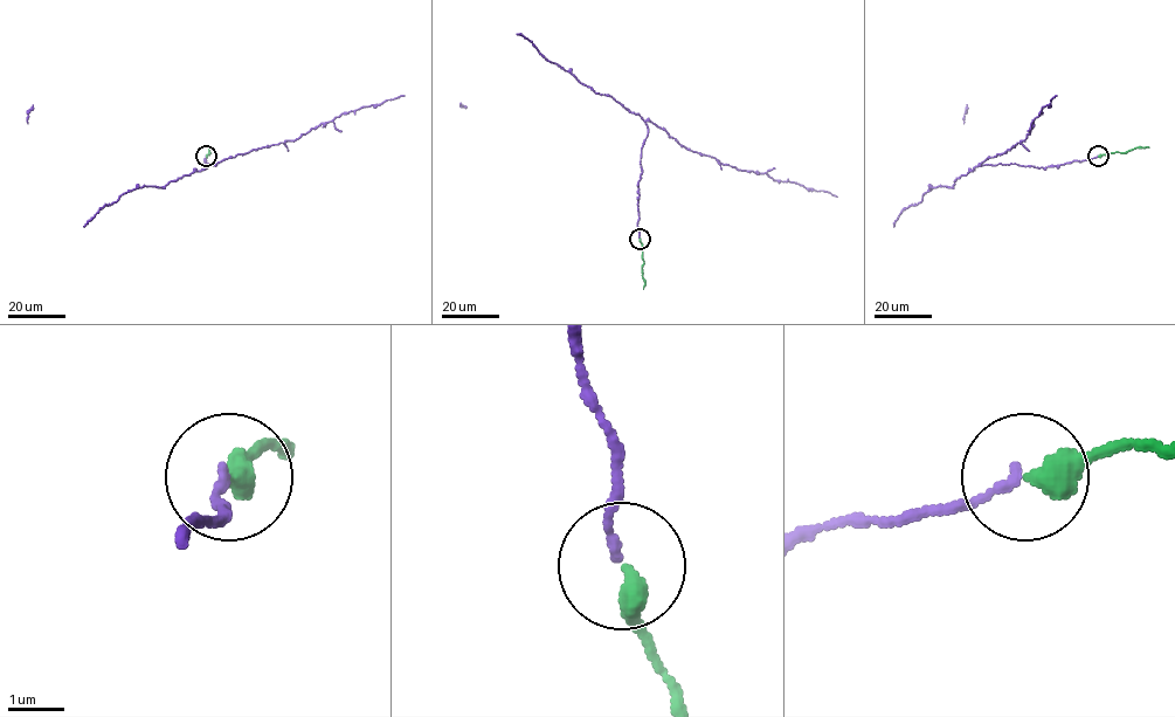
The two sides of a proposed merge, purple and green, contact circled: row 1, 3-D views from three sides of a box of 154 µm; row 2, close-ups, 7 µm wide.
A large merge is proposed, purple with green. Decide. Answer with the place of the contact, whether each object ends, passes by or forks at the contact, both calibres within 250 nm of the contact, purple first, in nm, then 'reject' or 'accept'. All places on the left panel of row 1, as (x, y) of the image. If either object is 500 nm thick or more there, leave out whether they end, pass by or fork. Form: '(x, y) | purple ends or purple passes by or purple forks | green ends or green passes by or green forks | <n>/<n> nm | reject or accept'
(206, 156) | purple ends | green ends | 150/440 nm | accept

